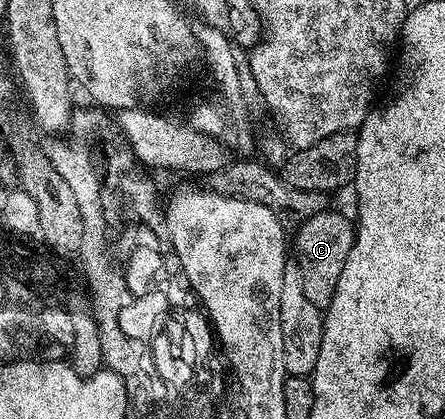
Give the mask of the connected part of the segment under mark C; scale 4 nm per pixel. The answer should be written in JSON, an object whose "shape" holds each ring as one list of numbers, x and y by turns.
{"shape":[[328,208,318,215,311,216,296,227,297,258,295,265,301,270,303,293,307,300,315,304,322,312,331,304,331,296,335,296,335,284,339,284,339,275,343,273,343,264,347,264,347,256,353,247,355,226,335,208]]}

